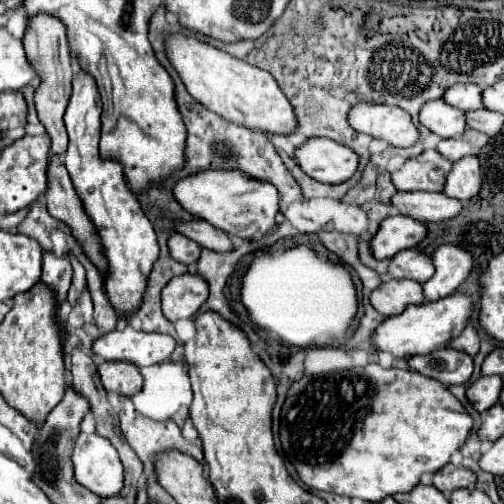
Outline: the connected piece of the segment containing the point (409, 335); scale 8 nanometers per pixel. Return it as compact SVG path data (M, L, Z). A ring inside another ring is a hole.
M455 292L437 302L427 302L421 306L405 308L405 312L401 312L399 316L389 316L371 334L371 346L375 352L391 352L395 358L429 354L433 350L447 346L451 338L459 336L469 316L471 316L471 298L467 294Z

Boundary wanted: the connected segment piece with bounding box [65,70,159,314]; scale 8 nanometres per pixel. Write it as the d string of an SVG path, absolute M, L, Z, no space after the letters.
M79 72L73 78L73 94L65 112L65 126L69 134L69 150L65 154L65 168L73 180L73 186L87 208L87 216L99 228L99 236L109 260L109 276L105 282L107 298L117 314L135 314L139 308L139 296L147 282L147 272L159 254L155 230L141 210L139 200L127 186L123 166L115 160L99 156L101 138L101 96L95 80L87 72Z

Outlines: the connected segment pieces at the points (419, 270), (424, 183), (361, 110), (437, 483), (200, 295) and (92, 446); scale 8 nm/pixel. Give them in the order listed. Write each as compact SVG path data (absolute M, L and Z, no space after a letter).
M415 248L397 252L391 258L389 270L387 270L387 274L391 278L397 278L397 280L399 278L409 278L409 280L415 280L415 282L421 282L421 284L427 282L433 276L433 272L435 272L435 268L433 268L431 260Z
M425 150L419 156L405 160L399 170L391 172L391 180L399 192L441 192L449 170L451 162L447 158L439 156L437 150Z
M353 104L347 122L353 130L385 140L397 148L411 146L419 138L417 128L411 124L411 116L387 104Z
M445 464L441 470L433 474L433 486L443 494L451 494L455 488L467 488L475 484L475 474L463 466L455 468L453 464Z
M189 272L173 278L167 288L163 288L161 302L167 320L177 322L181 318L191 318L207 300L207 284Z
M79 432L73 466L75 480L97 496L115 496L123 488L123 464L113 444L99 434Z

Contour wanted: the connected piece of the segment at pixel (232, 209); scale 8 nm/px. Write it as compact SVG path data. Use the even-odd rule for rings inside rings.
M199 170L181 178L173 186L173 198L191 216L207 220L215 228L239 238L267 234L273 230L279 212L279 194L275 192L275 186L255 180L239 170Z

